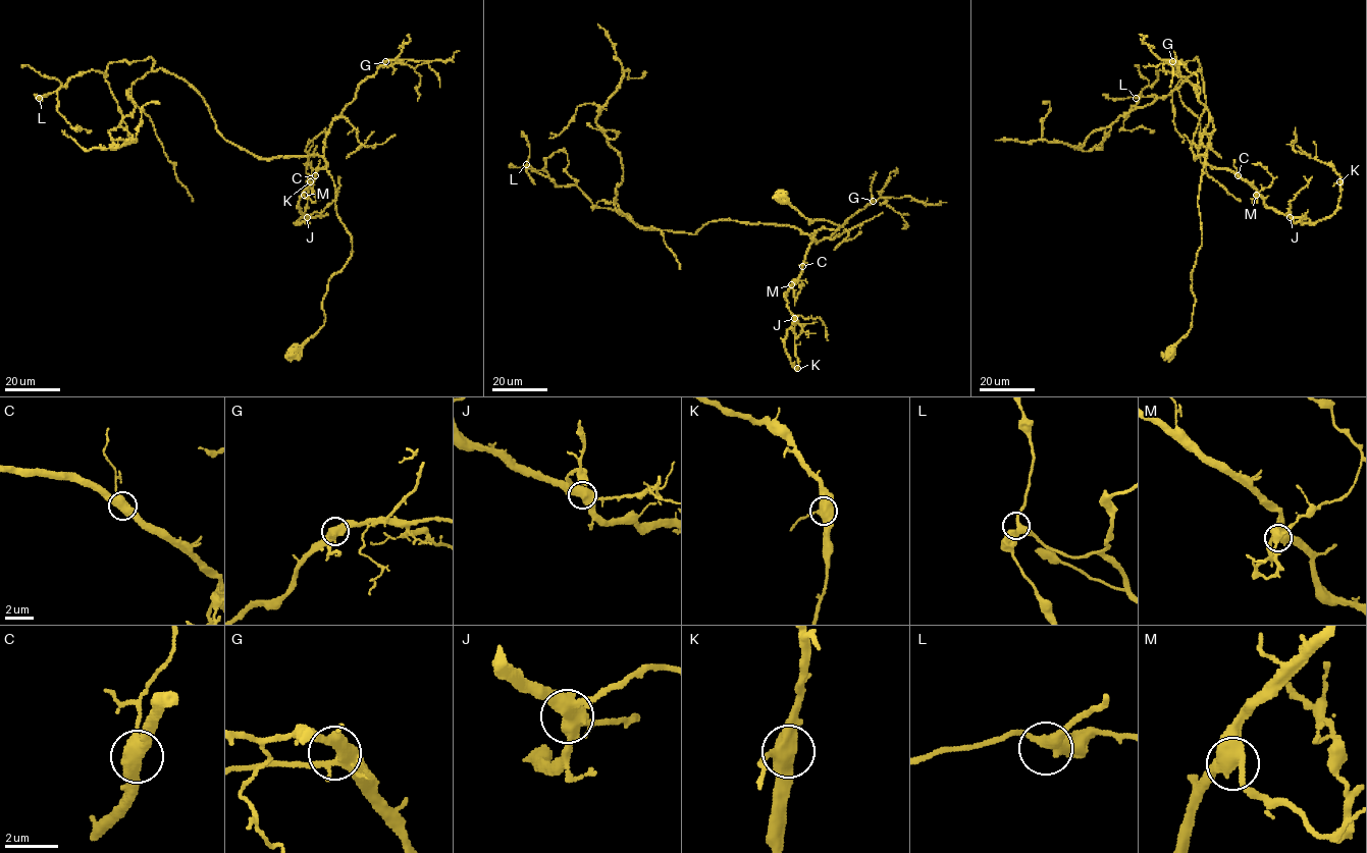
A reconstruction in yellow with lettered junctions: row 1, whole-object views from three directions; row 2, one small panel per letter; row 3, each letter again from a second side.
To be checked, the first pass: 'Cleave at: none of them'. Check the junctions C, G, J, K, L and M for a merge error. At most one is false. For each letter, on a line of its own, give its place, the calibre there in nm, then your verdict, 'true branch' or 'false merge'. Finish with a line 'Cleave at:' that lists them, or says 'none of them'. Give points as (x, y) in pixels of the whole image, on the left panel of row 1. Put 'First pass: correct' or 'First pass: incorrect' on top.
First pass: correct
C: at (315, 175); 550 nm thick; true branch
G: at (385, 61); 400 nm thick; true branch
J: at (307, 217); 550 nm thick; true branch
K: at (310, 181); 550 nm thick; true branch
L: at (39, 98); 400 nm thick; true branch
M: at (304, 195); 440 nm thick; true branch
Cleave at: none of them

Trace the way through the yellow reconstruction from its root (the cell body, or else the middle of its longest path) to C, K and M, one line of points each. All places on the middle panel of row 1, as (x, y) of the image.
C: (780, 198), (811, 220), (810, 223), (827, 220), (839, 226), (838, 230), (823, 226), (815, 230), (802, 266)
K: (780, 198), (810, 223), (839, 226), (815, 230), (801, 275), (786, 291), (794, 321), (784, 347), (797, 368)
M: (780, 198), (810, 223), (827, 220), (839, 226), (815, 230), (801, 275), (791, 284)

